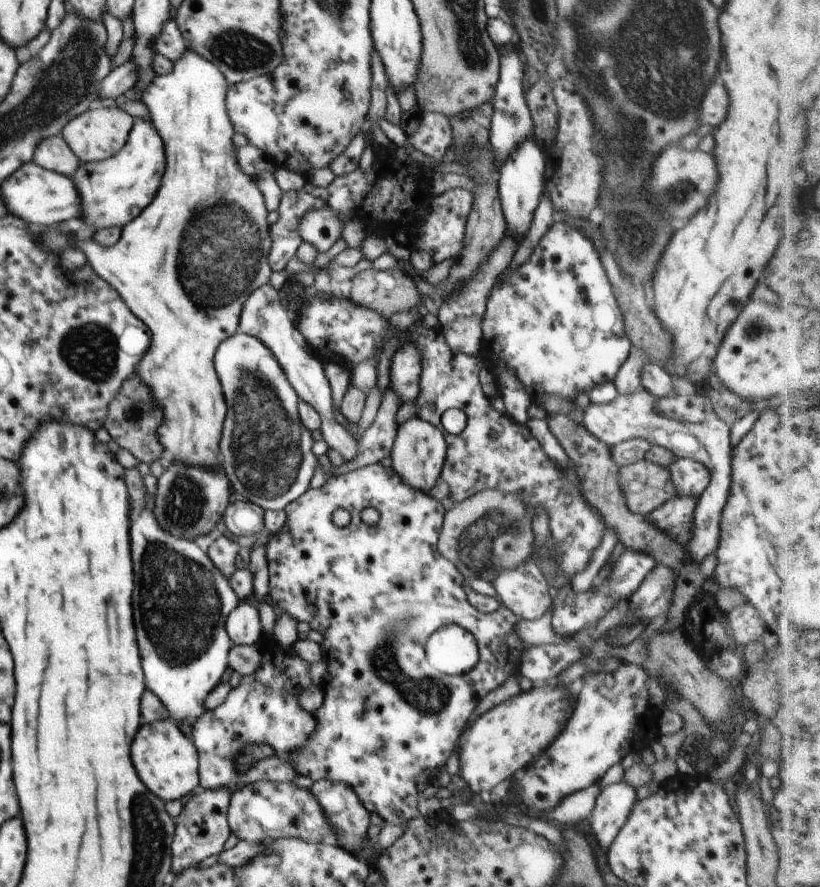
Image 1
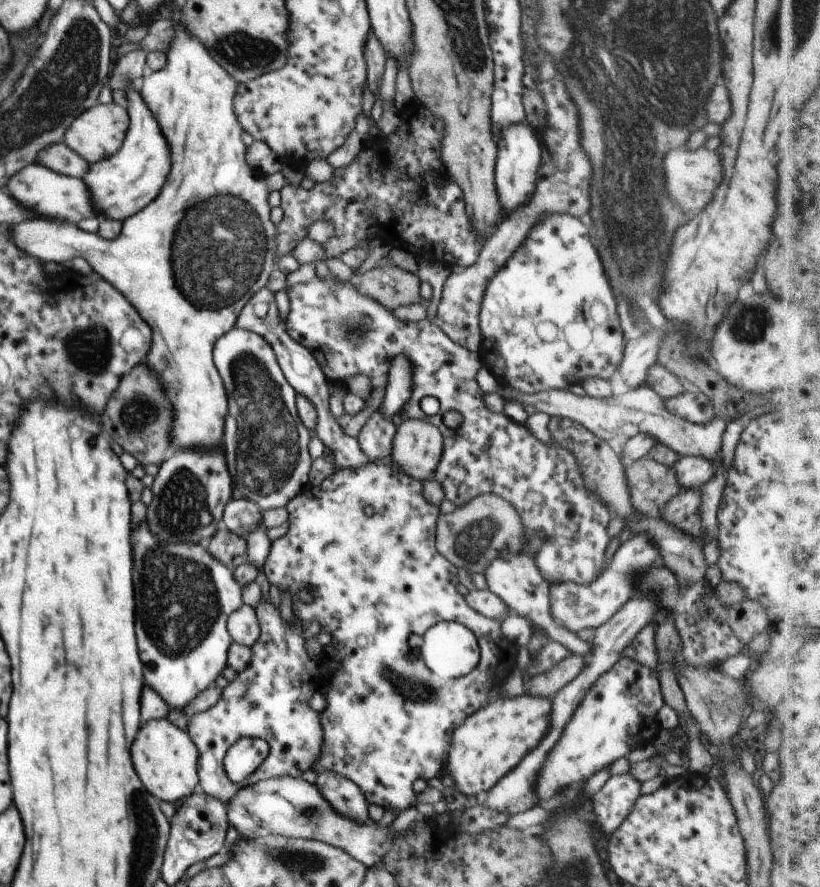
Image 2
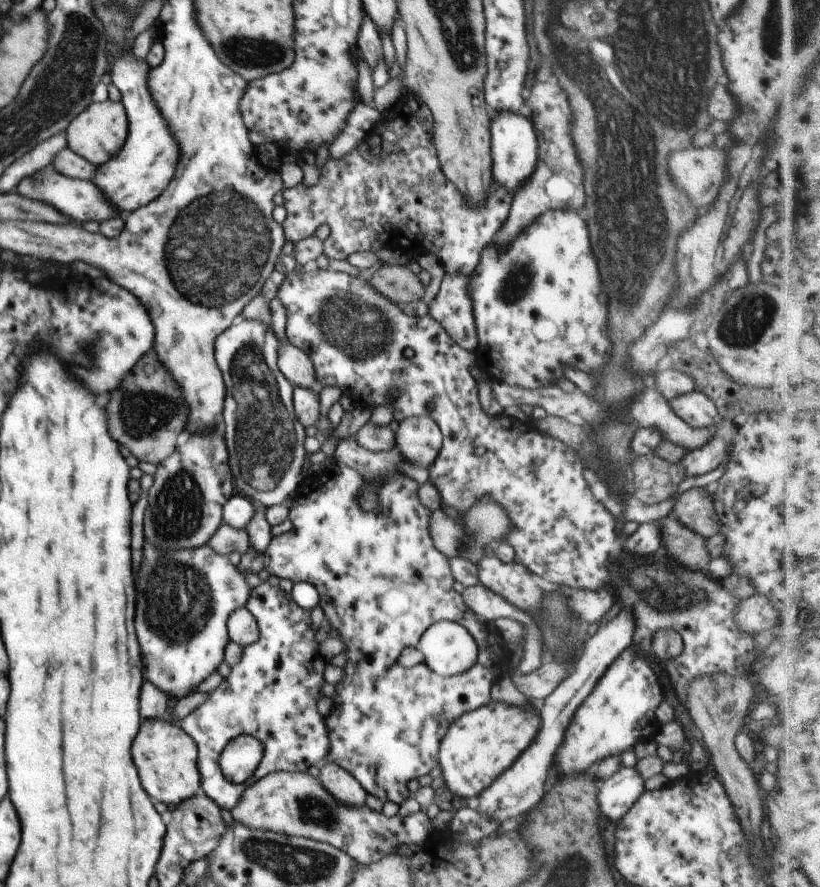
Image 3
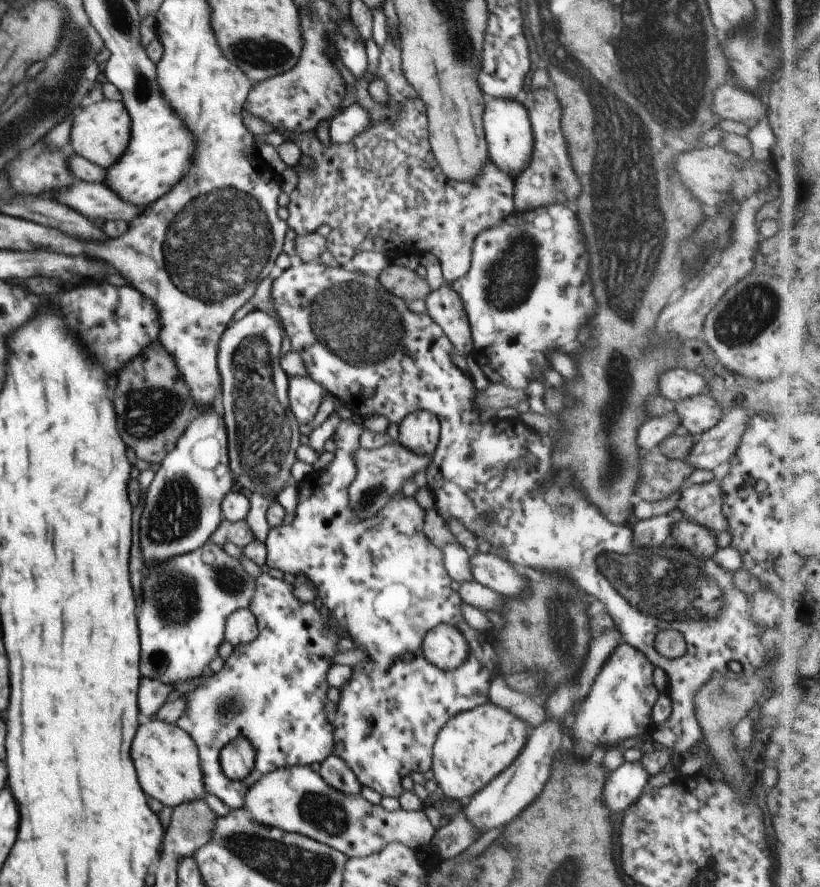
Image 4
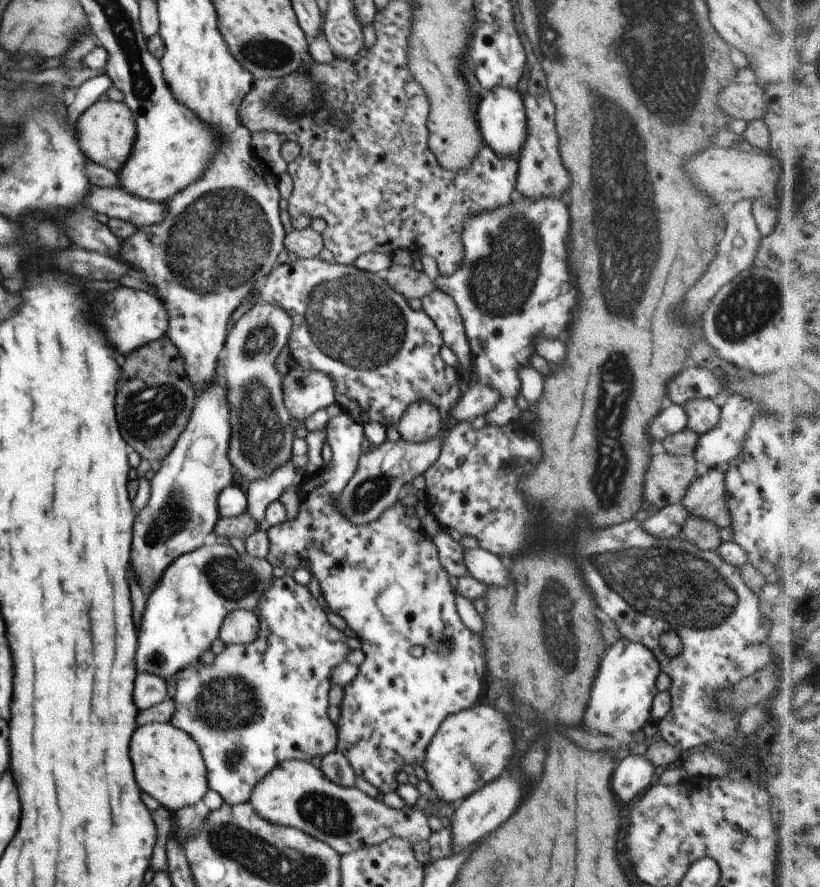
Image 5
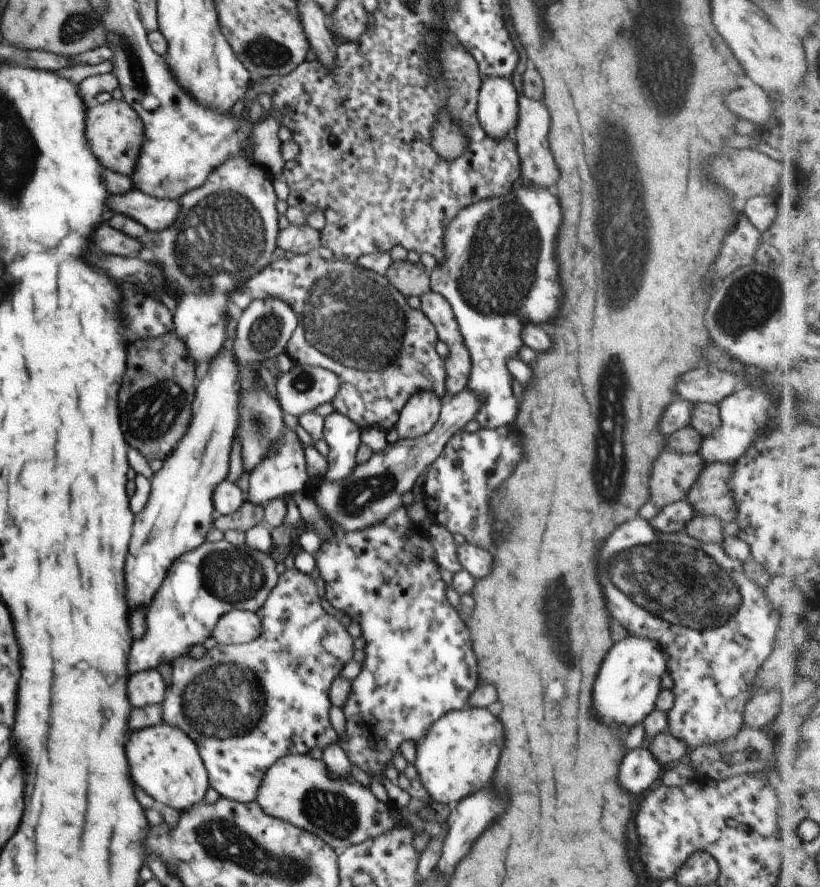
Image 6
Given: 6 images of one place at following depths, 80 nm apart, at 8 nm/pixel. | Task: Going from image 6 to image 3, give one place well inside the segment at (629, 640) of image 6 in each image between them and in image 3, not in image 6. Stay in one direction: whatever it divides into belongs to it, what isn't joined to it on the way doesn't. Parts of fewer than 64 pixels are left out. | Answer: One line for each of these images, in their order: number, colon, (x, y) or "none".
3: (620, 712)
4: (619, 706)
5: (622, 697)

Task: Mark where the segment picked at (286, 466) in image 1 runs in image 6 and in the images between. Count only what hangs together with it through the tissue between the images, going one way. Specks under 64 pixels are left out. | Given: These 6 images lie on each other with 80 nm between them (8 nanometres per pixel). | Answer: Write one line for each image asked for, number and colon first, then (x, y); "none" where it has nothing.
2: (265, 446)
3: (265, 440)
4: (263, 434)
5: (261, 441)
6: (264, 328)

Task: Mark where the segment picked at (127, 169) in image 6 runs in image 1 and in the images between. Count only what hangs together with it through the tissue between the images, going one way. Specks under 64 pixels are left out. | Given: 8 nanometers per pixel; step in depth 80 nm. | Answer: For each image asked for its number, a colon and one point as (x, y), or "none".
1: (100, 132)
2: (97, 133)
3: (99, 131)
4: (100, 131)
5: (107, 130)

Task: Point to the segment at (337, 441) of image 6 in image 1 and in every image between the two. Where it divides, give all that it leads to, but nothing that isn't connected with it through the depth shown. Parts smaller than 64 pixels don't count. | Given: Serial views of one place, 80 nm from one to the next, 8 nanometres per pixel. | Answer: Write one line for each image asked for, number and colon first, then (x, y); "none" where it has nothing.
1: (389, 720)
2: (389, 720)
3: (381, 582)
4: (382, 580)
5: (384, 580)

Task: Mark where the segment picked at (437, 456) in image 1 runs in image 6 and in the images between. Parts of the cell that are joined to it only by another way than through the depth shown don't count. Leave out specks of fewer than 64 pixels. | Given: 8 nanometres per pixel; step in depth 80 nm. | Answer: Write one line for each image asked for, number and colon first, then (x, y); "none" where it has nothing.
2: (418, 445)
3: (419, 439)
4: (419, 432)
5: (421, 421)
6: (419, 415)

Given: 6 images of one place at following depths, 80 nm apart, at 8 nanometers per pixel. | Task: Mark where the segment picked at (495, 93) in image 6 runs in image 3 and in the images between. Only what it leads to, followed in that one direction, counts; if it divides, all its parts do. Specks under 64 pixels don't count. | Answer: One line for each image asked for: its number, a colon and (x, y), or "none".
3: (514, 148)
4: (510, 141)
5: (502, 121)

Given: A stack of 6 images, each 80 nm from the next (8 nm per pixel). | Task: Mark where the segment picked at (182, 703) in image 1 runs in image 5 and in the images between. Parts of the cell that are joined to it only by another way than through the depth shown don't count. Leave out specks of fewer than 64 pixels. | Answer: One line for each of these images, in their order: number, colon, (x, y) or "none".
2: (186, 634)
3: (183, 638)
4: (205, 586)
5: (183, 616)

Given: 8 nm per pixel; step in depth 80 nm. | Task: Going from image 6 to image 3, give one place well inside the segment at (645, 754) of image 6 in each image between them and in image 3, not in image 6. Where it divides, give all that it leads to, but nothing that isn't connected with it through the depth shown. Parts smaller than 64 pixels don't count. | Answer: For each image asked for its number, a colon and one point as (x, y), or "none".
3: (620, 790)
4: (624, 786)
5: (633, 776)

